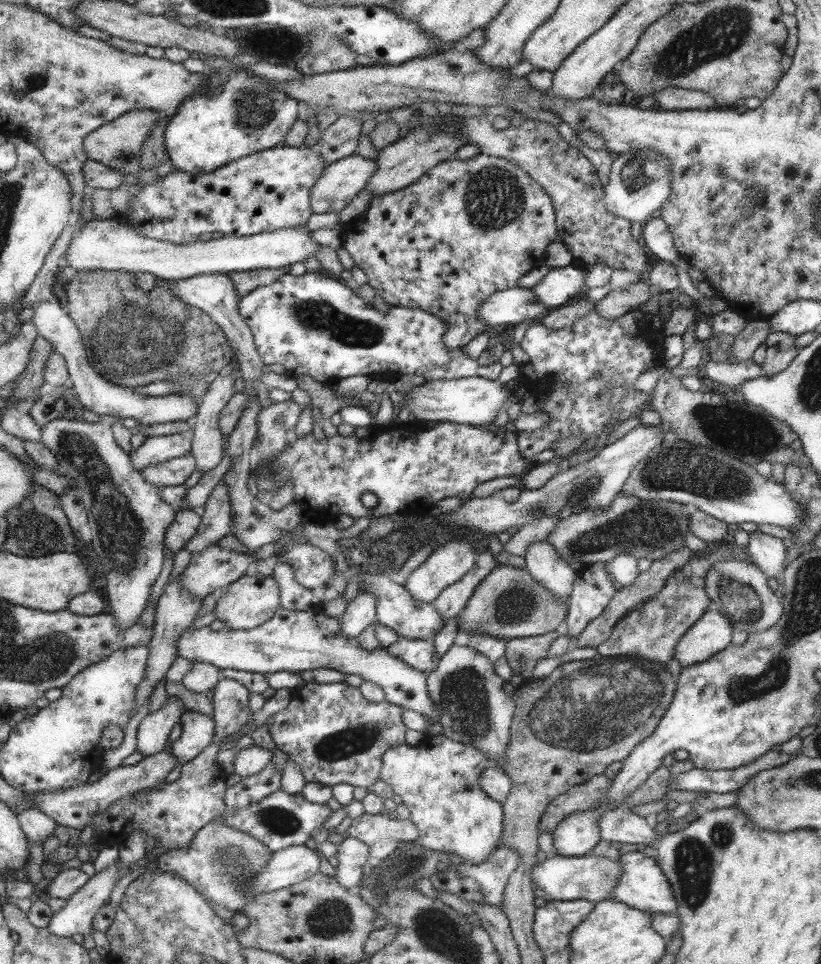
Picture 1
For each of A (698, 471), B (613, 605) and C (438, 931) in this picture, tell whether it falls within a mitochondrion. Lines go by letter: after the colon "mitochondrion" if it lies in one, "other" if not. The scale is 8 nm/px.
A: mitochondrion
B: other
C: mitochondrion

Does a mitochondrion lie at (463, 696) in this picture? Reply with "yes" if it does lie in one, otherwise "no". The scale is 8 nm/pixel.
yes

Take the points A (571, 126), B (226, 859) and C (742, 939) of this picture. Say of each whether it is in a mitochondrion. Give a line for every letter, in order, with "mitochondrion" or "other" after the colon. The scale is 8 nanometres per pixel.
A: other
B: mitochondrion
C: other

